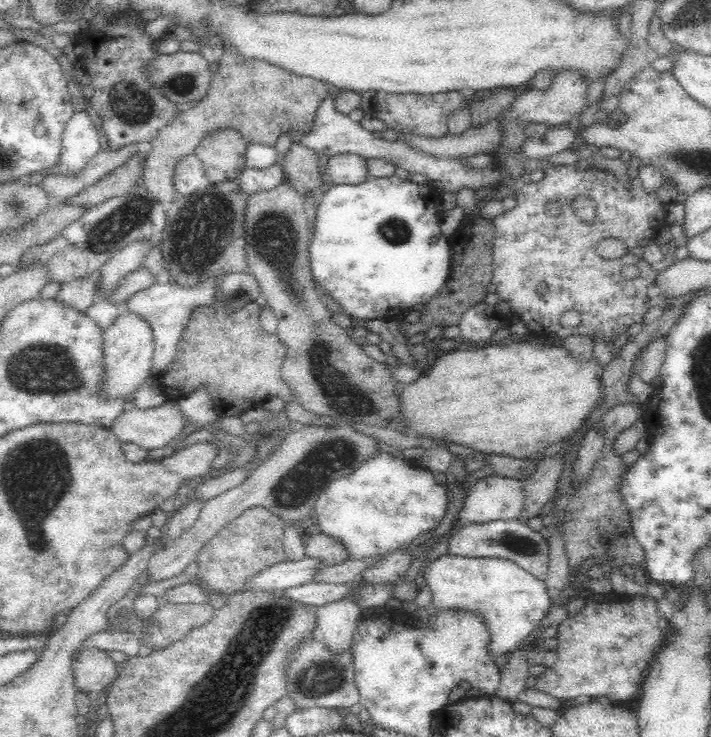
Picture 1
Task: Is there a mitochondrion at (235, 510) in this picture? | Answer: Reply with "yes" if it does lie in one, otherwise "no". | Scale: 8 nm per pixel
no

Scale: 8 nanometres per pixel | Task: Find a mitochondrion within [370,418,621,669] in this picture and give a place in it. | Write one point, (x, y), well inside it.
(520, 545)

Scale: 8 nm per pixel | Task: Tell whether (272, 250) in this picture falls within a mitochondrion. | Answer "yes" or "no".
yes

